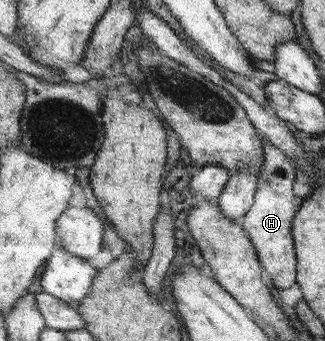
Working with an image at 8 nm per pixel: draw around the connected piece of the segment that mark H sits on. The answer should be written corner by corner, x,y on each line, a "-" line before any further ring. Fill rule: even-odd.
264,139
265,163
262,166
255,203
241,221
256,247
269,283
276,289
292,288
297,283
297,250
293,237
293,220
300,208
294,194
296,168
288,155
271,140

